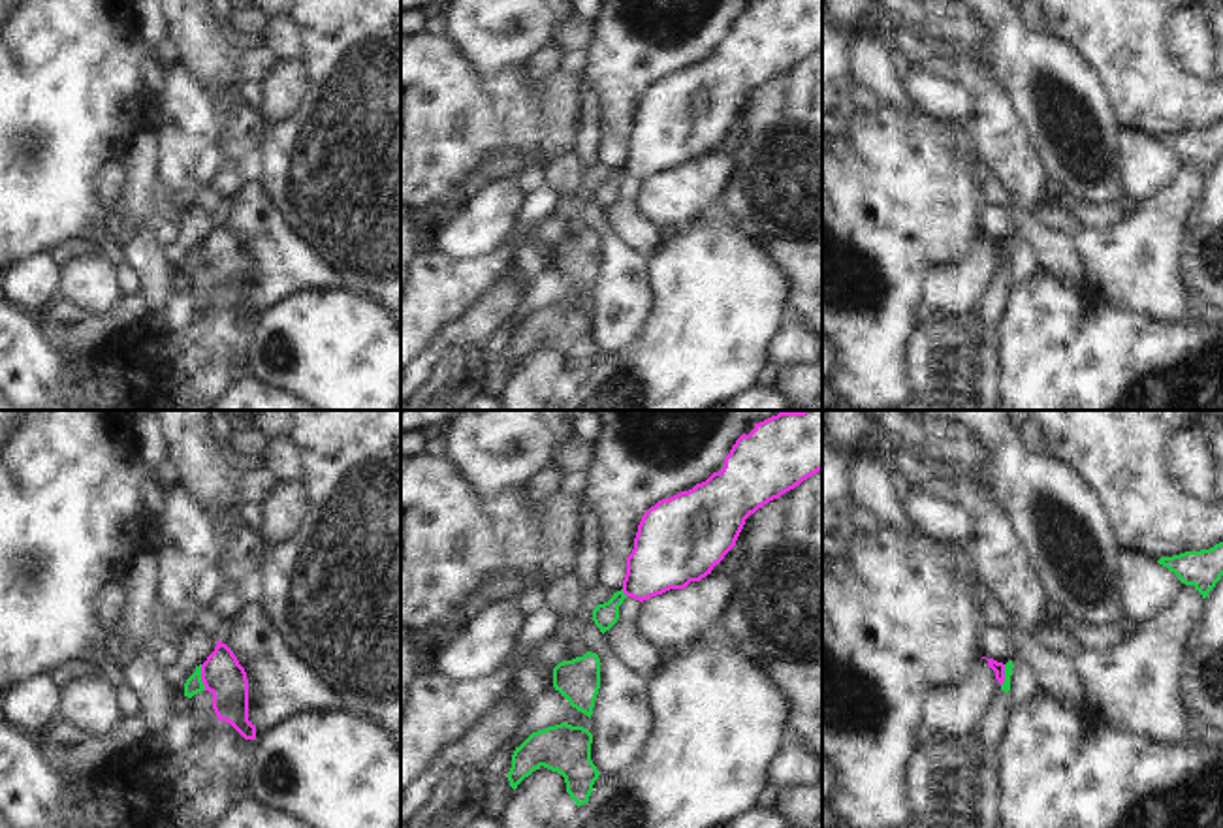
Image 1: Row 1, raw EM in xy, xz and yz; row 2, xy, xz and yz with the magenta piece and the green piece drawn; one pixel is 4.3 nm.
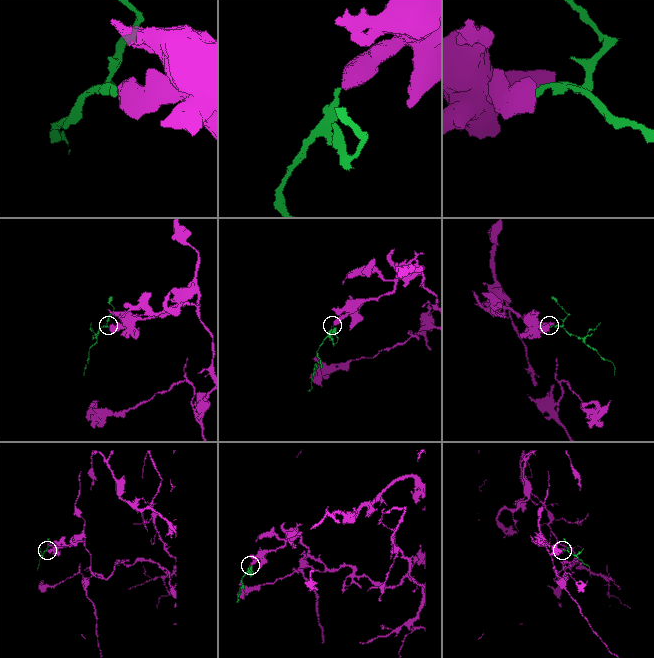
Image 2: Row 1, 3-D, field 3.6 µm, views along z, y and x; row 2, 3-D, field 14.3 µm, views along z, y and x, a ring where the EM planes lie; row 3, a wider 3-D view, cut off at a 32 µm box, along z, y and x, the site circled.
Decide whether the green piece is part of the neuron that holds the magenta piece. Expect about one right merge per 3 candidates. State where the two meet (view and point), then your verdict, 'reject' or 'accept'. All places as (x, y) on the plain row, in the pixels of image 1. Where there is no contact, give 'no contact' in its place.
meets magenta in xy at (202, 256); reject

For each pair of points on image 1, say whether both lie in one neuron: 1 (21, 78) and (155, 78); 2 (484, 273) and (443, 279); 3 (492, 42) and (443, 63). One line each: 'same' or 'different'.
1: different
2: same
3: different

